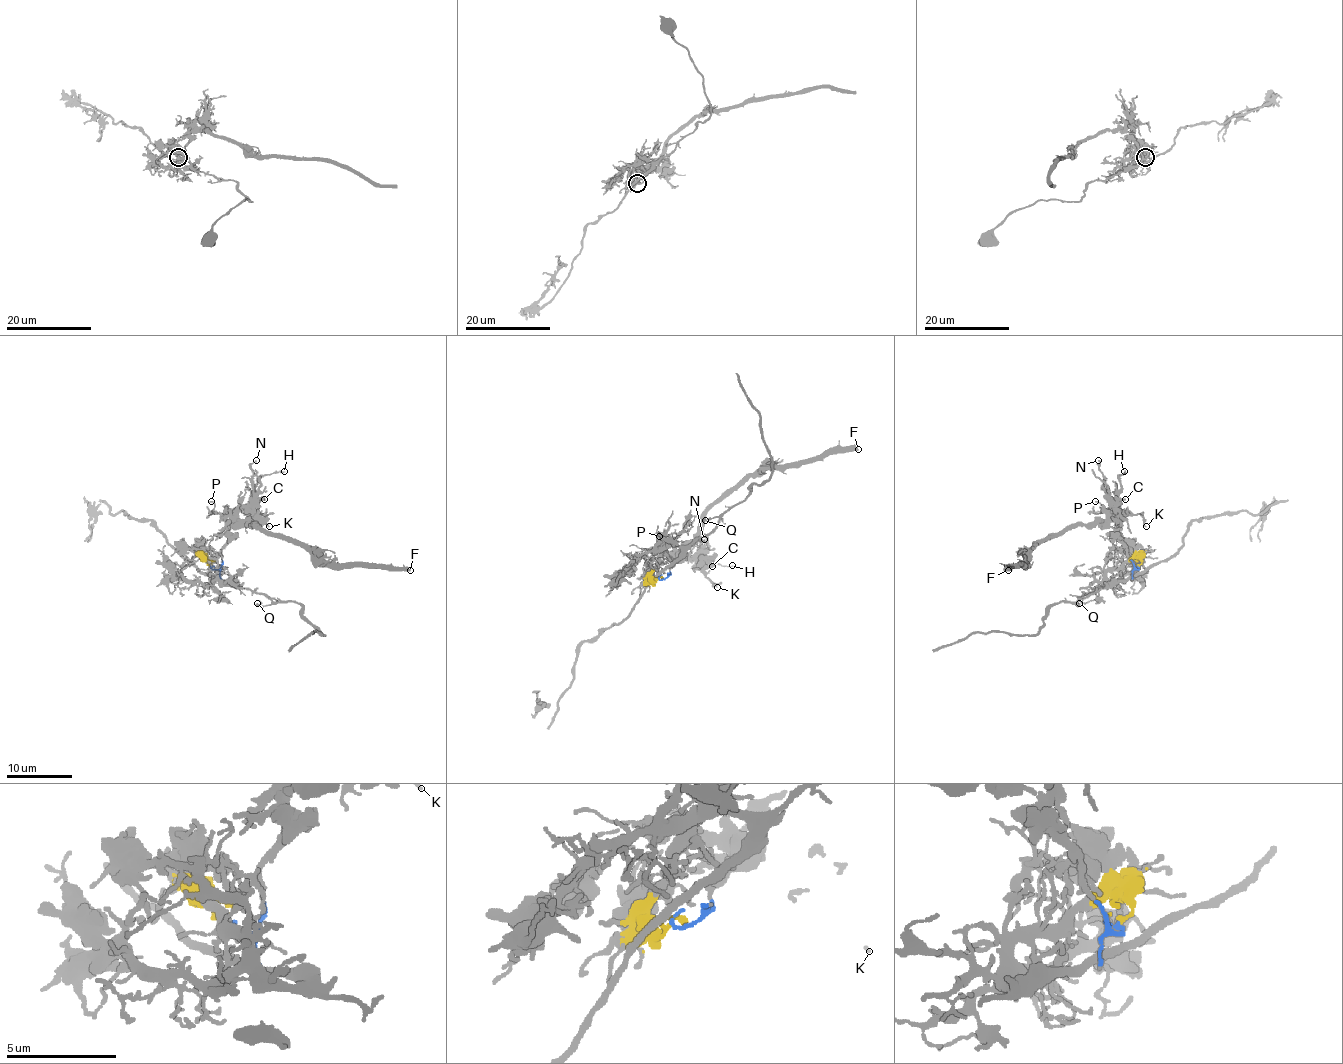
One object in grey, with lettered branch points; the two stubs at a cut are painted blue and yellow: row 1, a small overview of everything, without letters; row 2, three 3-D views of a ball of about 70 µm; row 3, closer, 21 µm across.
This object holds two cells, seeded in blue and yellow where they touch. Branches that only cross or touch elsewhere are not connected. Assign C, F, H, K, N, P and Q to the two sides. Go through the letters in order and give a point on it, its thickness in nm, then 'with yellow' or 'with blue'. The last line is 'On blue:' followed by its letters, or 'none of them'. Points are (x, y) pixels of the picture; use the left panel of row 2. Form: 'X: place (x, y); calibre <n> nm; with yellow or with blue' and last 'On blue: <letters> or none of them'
C: place (264, 499); calibre 280 nm; with blue
F: place (410, 570); calibre 500 nm; with blue
H: place (284, 471); calibre 120 nm; with blue
K: place (269, 526); calibre 140 nm; with blue
N: place (256, 460); calibre 130 nm; with blue
P: place (211, 501); calibre 140 nm; with blue
Q: place (257, 603); calibre 220 nm; with yellow
On blue: C, F, H, K, N, P

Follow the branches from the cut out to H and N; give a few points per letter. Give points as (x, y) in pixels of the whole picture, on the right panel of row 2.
H: (1137, 567), (1117, 534), (1114, 514), (1114, 500), (1124, 472)
N: (1137, 567), (1117, 534), (1116, 503), (1104, 491), (1098, 460)

